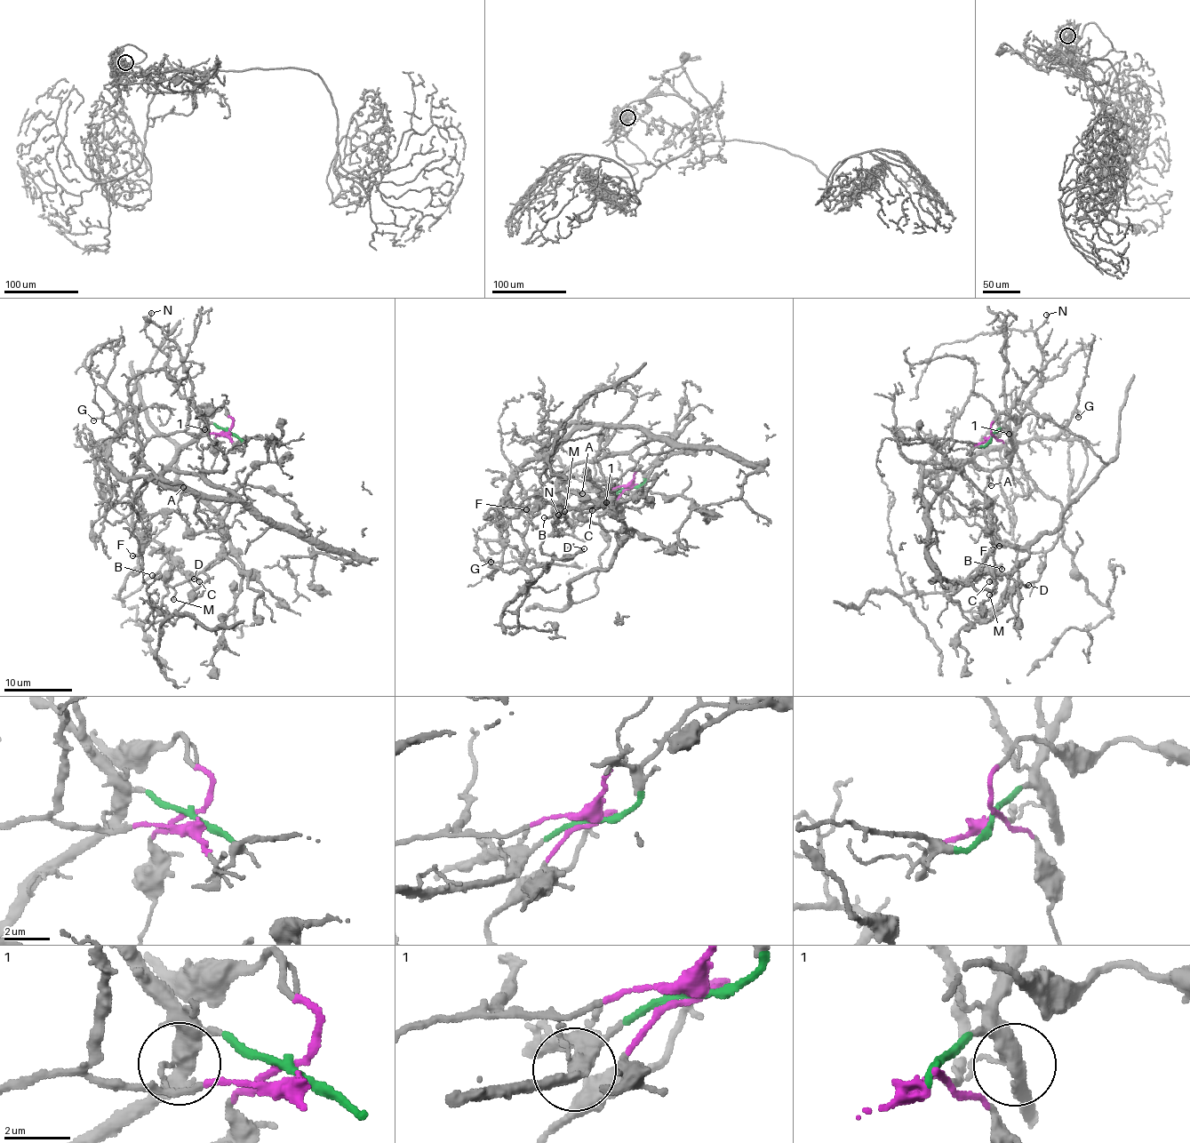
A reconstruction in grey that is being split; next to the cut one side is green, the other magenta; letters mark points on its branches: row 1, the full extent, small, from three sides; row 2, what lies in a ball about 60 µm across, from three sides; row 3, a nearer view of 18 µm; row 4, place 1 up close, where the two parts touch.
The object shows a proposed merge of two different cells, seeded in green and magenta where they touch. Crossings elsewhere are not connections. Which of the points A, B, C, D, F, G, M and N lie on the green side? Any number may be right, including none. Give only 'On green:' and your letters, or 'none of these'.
On green: A, G, N

